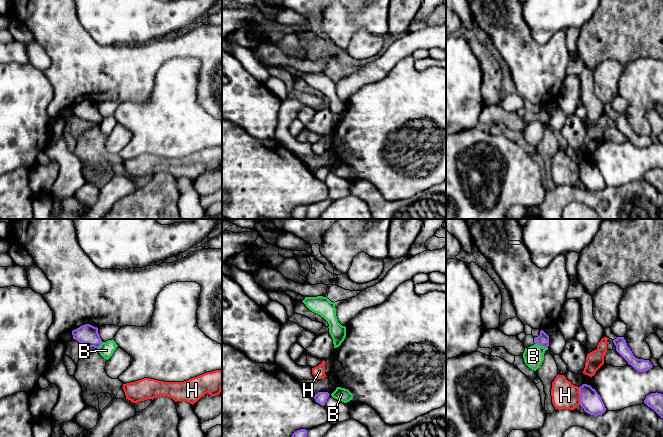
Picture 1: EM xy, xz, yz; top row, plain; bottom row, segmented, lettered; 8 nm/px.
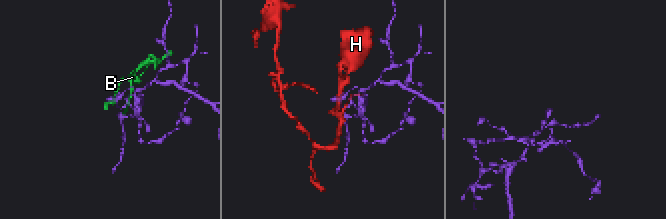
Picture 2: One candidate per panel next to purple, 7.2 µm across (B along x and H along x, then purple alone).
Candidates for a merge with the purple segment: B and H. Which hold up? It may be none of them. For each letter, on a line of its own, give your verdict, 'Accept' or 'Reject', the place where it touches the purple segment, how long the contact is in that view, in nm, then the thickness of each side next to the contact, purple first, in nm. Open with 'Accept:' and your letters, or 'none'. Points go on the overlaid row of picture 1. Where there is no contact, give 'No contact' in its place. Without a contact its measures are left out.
Accept: none
B: Reject. Touches purple at yz (541, 345). Shared border 110 nm. Thickness 100 nm (purple) against 160 nm
H: Reject. Touches purple at yz (580, 396). Shared border 140 nm. Thickness 170 nm (purple) against 220 nm

